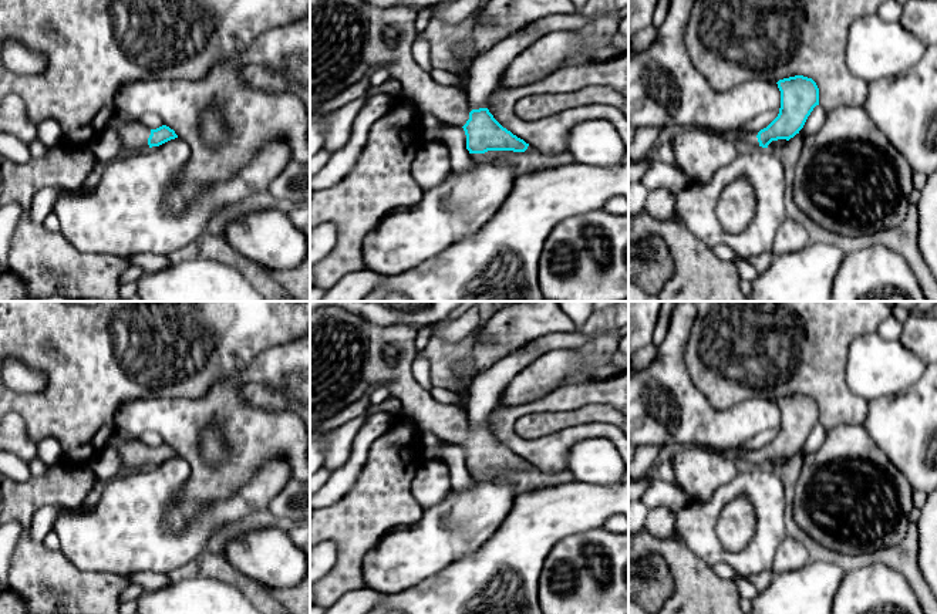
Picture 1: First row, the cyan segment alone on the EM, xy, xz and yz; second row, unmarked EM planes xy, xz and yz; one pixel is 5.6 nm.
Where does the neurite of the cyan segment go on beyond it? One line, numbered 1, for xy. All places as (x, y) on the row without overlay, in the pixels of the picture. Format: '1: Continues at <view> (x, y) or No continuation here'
1: Continues at xy (140, 454)

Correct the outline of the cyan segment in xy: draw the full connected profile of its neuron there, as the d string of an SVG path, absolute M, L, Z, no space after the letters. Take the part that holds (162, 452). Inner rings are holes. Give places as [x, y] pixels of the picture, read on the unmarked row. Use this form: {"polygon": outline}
{"polygon": "M117 433L109 439L108 445L117 449L124 462L127 462L128 458L132 456L134 468L159 465L171 458L178 456L175 449L166 443L162 443L156 448L139 445L129 448Z"}

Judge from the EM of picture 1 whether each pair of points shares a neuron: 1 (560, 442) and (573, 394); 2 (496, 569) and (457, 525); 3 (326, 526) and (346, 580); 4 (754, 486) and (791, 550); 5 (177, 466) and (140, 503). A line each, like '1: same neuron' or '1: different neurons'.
1: same neuron
2: different neurons
3: same neuron
4: different neurons
5: same neuron

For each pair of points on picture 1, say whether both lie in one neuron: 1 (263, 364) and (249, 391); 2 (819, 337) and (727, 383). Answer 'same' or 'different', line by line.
1: different
2: same

